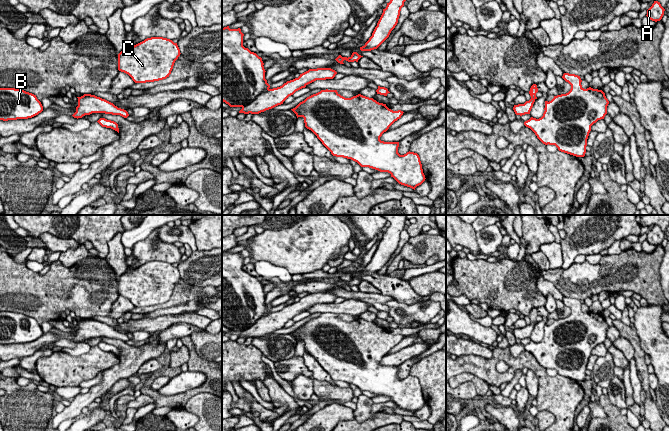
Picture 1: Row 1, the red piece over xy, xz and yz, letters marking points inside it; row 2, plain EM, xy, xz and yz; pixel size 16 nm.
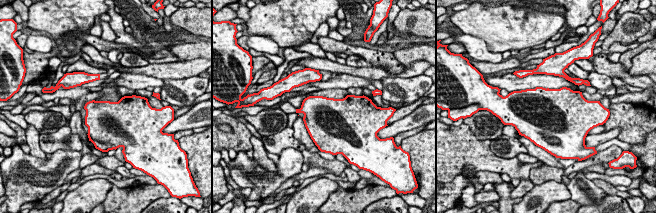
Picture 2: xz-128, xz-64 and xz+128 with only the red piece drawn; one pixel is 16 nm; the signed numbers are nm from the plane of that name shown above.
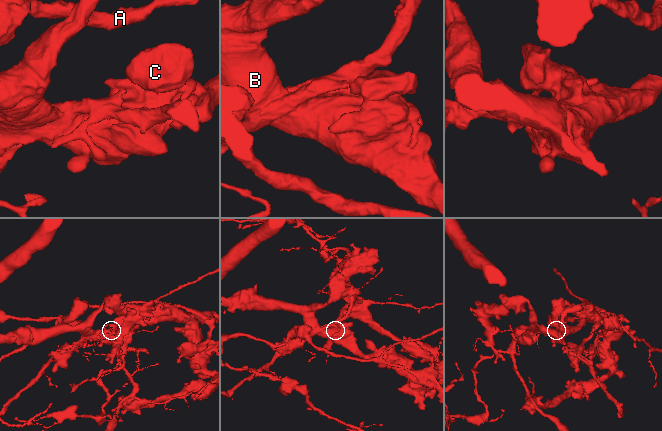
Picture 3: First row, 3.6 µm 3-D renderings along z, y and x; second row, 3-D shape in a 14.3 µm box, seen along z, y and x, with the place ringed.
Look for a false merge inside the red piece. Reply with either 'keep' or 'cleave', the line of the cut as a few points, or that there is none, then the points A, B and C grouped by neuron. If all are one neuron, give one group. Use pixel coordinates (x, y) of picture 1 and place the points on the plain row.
cleave | xy (103, 323), (105, 334), (120, 333), (125, 335) | A / B C

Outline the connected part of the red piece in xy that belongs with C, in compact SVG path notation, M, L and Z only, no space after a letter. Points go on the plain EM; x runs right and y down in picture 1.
M151 261L125 272L118 278L118 294L128 298L135 307L154 306L166 303L171 298L175 285L180 280L177 267L163 261Z

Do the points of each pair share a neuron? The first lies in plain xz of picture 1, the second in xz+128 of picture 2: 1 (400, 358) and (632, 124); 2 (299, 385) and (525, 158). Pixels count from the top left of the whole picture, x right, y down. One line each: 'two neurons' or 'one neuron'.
1: two neurons
2: one neuron

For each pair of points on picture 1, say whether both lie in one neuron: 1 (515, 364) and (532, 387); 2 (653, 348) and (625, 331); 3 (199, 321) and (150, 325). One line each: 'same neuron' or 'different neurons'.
1: different neurons
2: different neurons
3: same neuron

